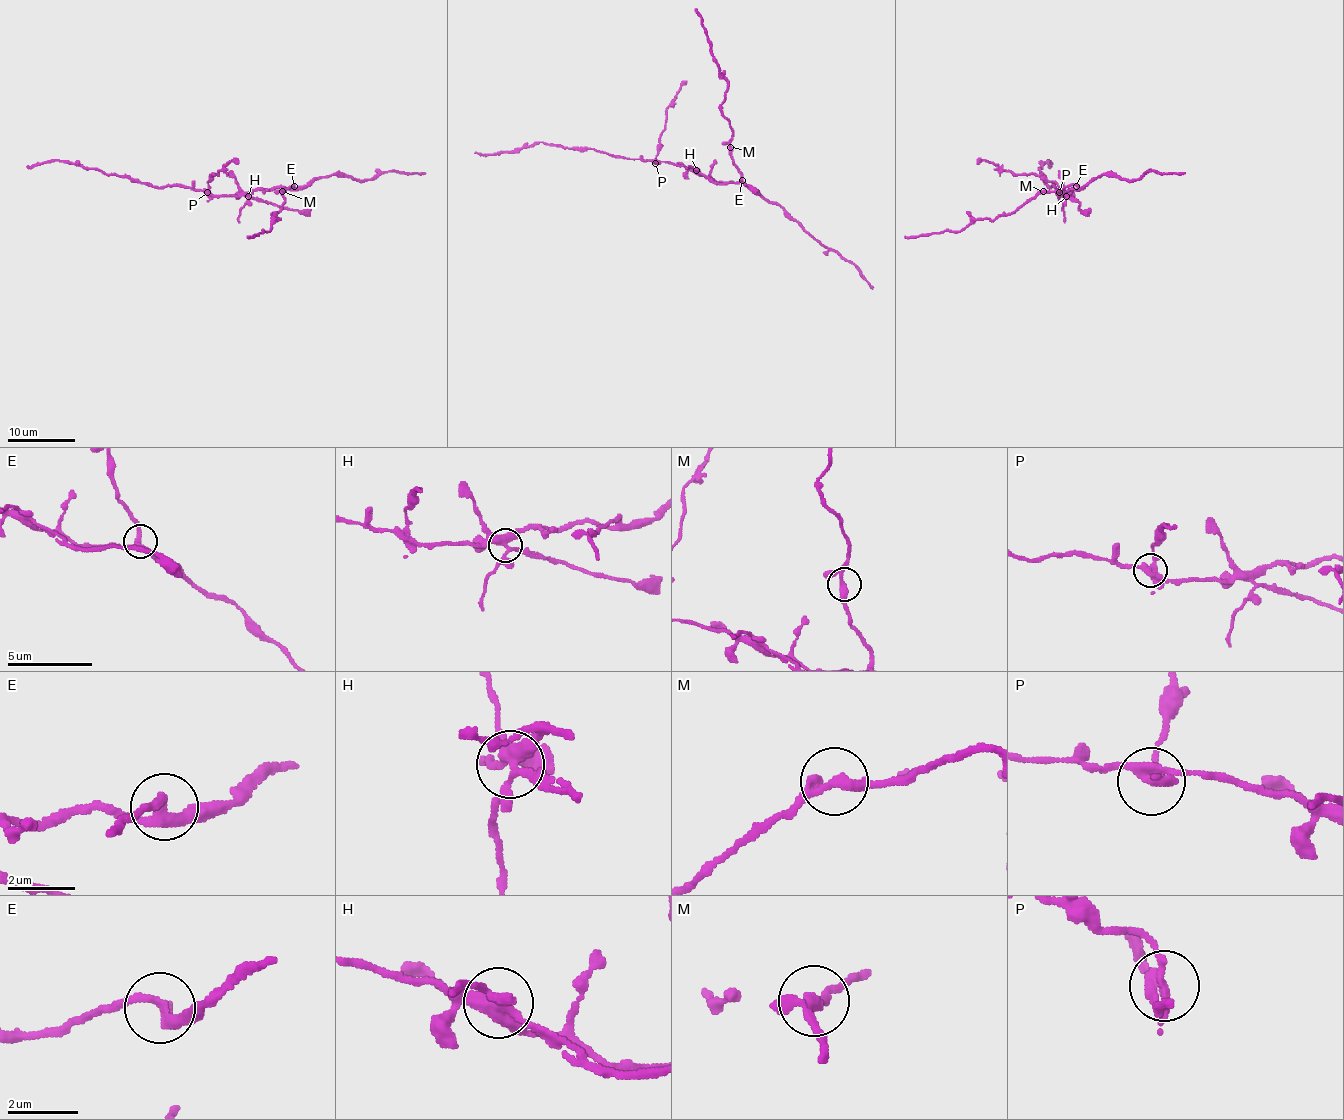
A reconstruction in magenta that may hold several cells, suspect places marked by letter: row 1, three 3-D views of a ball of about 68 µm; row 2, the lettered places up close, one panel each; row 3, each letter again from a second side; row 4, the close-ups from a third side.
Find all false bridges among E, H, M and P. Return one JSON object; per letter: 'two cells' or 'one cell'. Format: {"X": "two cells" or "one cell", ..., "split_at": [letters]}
{"E": "one cell", "H": "two cells", "M": "one cell", "P": "two cells", "split_at": ["H", "P"]}

